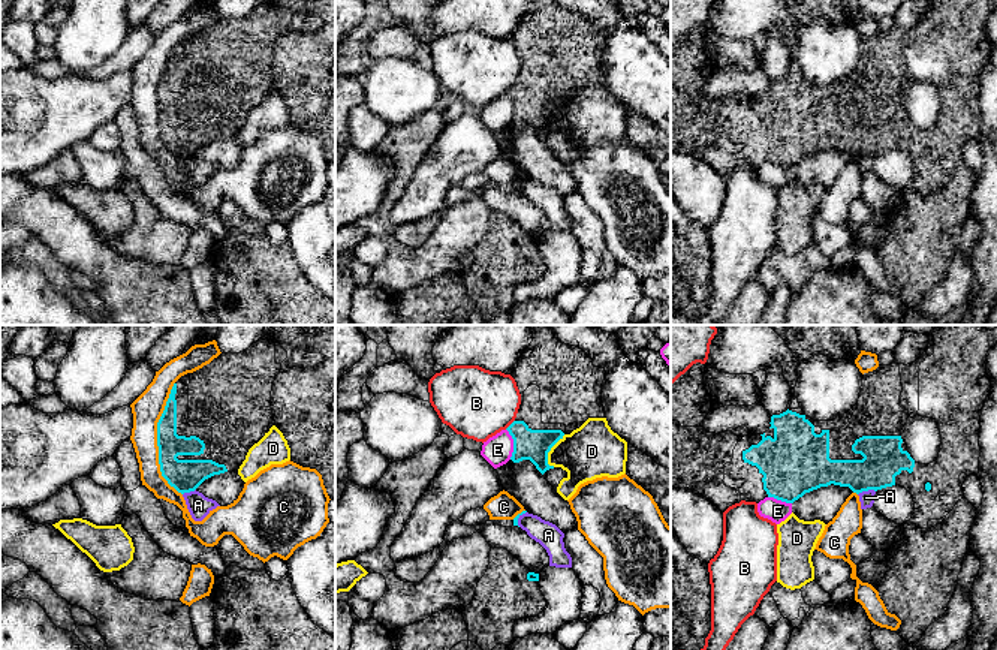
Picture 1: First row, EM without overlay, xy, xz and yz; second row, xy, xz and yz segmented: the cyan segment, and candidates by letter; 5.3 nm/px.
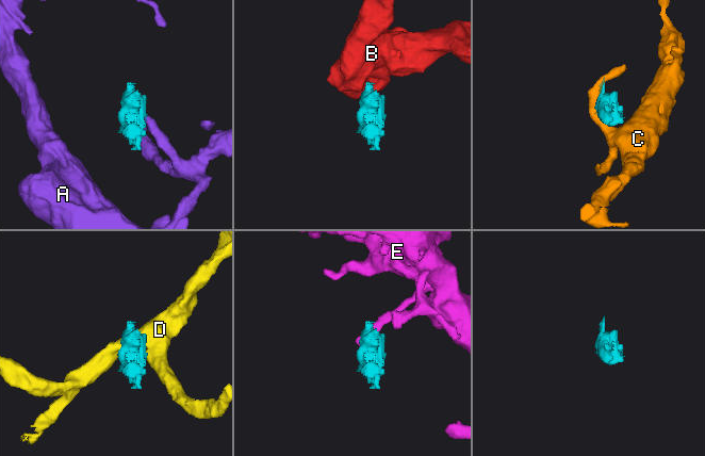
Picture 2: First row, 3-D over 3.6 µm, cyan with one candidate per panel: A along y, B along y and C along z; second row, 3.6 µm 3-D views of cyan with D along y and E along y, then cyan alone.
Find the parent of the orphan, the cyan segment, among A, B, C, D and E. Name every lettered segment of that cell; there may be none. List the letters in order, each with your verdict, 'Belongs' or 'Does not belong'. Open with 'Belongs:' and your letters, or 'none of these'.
Belongs: none of these
A: Does not belong
B: Does not belong
C: Does not belong
D: Does not belong
E: Does not belong

